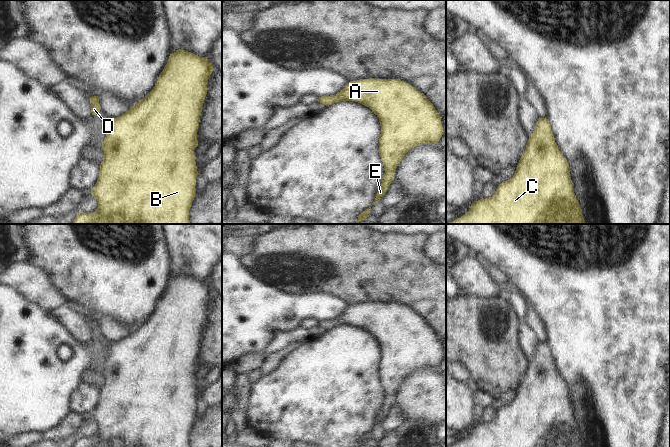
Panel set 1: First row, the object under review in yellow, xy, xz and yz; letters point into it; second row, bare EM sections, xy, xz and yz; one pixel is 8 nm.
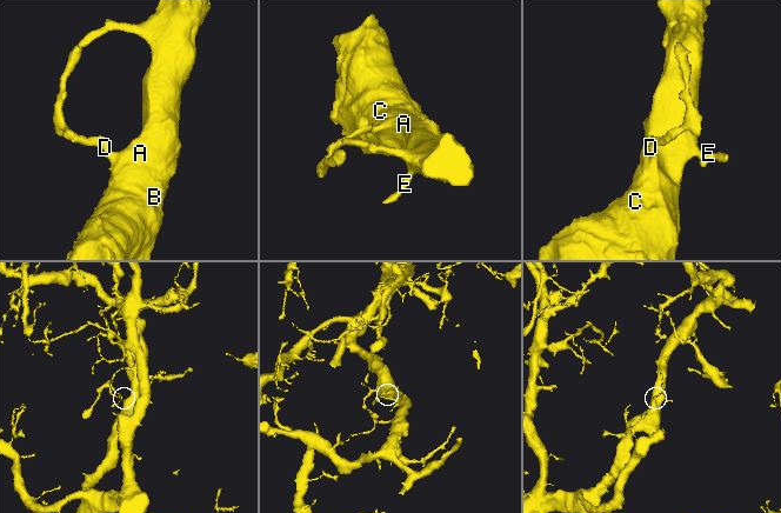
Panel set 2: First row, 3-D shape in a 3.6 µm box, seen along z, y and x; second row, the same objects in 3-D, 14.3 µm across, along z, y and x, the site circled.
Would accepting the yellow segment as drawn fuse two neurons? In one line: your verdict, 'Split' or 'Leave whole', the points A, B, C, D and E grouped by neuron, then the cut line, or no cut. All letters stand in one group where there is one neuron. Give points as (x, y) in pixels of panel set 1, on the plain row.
Leave whole. Groups: A B C D E. No split

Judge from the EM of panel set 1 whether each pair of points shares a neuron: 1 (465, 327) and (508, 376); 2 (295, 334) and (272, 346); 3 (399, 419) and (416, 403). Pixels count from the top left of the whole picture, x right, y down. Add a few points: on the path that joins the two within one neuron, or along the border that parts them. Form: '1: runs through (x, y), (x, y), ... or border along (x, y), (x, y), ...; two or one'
1: runs through (477, 339), (493, 355), (498, 364); one
2: runs through (289, 336), (278, 341); one
3: border along (394, 403), (401, 410), (406, 420); two

